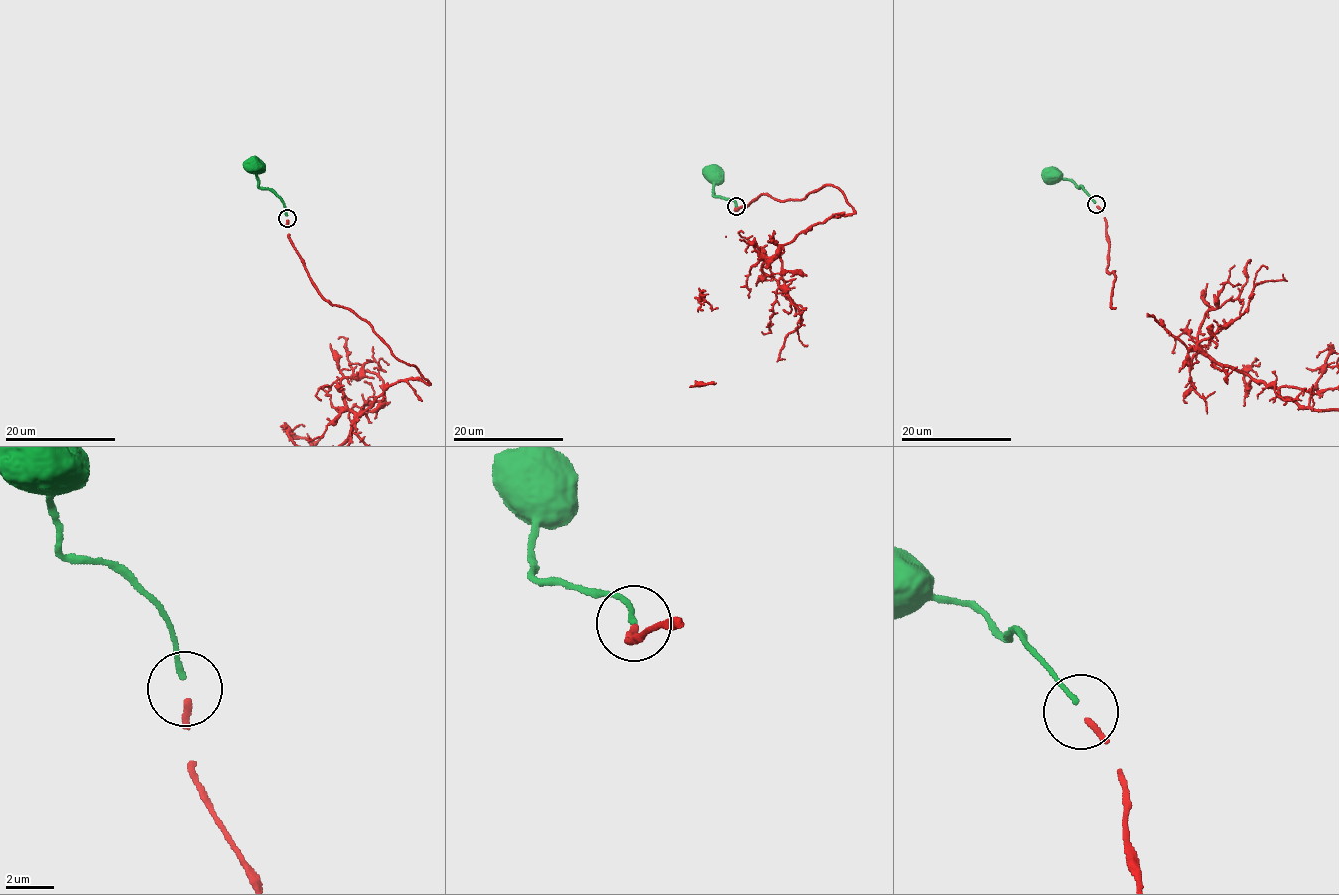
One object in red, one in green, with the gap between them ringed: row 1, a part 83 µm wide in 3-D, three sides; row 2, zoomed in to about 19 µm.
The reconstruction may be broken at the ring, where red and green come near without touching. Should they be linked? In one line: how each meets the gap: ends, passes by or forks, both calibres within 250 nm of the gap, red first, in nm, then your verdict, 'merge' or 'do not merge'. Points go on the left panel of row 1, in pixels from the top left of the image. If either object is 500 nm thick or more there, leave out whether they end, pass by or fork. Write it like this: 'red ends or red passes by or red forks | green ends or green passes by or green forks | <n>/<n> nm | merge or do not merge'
red ends | green ends | 280/240 nm | merge

